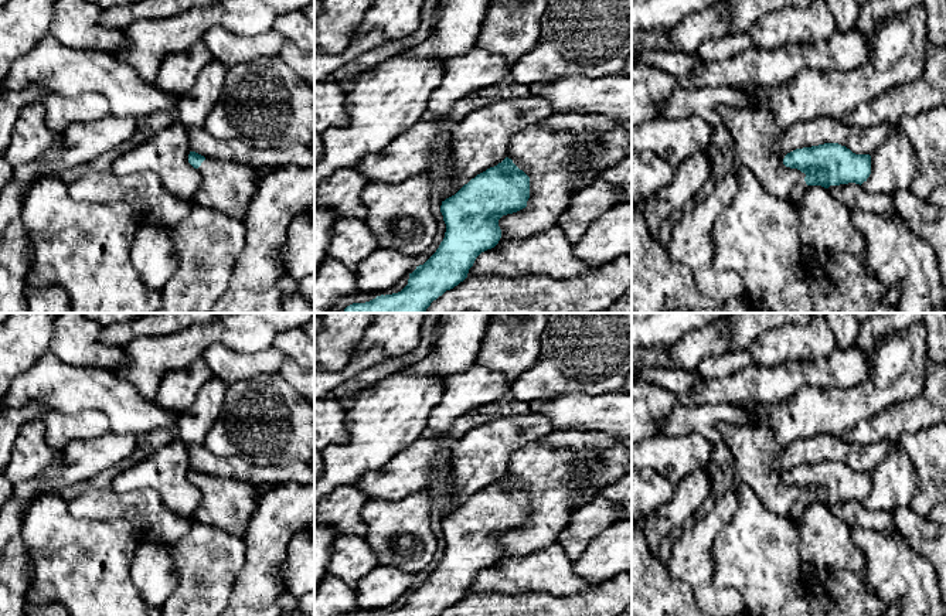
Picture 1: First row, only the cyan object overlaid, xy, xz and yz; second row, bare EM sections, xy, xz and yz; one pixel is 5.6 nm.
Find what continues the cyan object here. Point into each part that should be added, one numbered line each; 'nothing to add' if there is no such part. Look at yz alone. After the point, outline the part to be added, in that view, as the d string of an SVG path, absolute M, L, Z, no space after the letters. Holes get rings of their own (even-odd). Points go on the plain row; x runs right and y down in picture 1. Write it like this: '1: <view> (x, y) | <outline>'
1: yz (796, 514) | M803 490L802 498L794 504L794 507L792 508L792 511L790 511L789 517L787 517L799 528L802 525L803 511L804 511L806 506L807 506L804 494L806 494L806 491Z

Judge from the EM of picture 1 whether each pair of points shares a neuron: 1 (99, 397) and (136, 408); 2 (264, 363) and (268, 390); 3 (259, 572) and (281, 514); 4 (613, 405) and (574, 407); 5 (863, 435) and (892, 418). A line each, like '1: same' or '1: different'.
1: same
2: different
3: same
4: same
5: same

